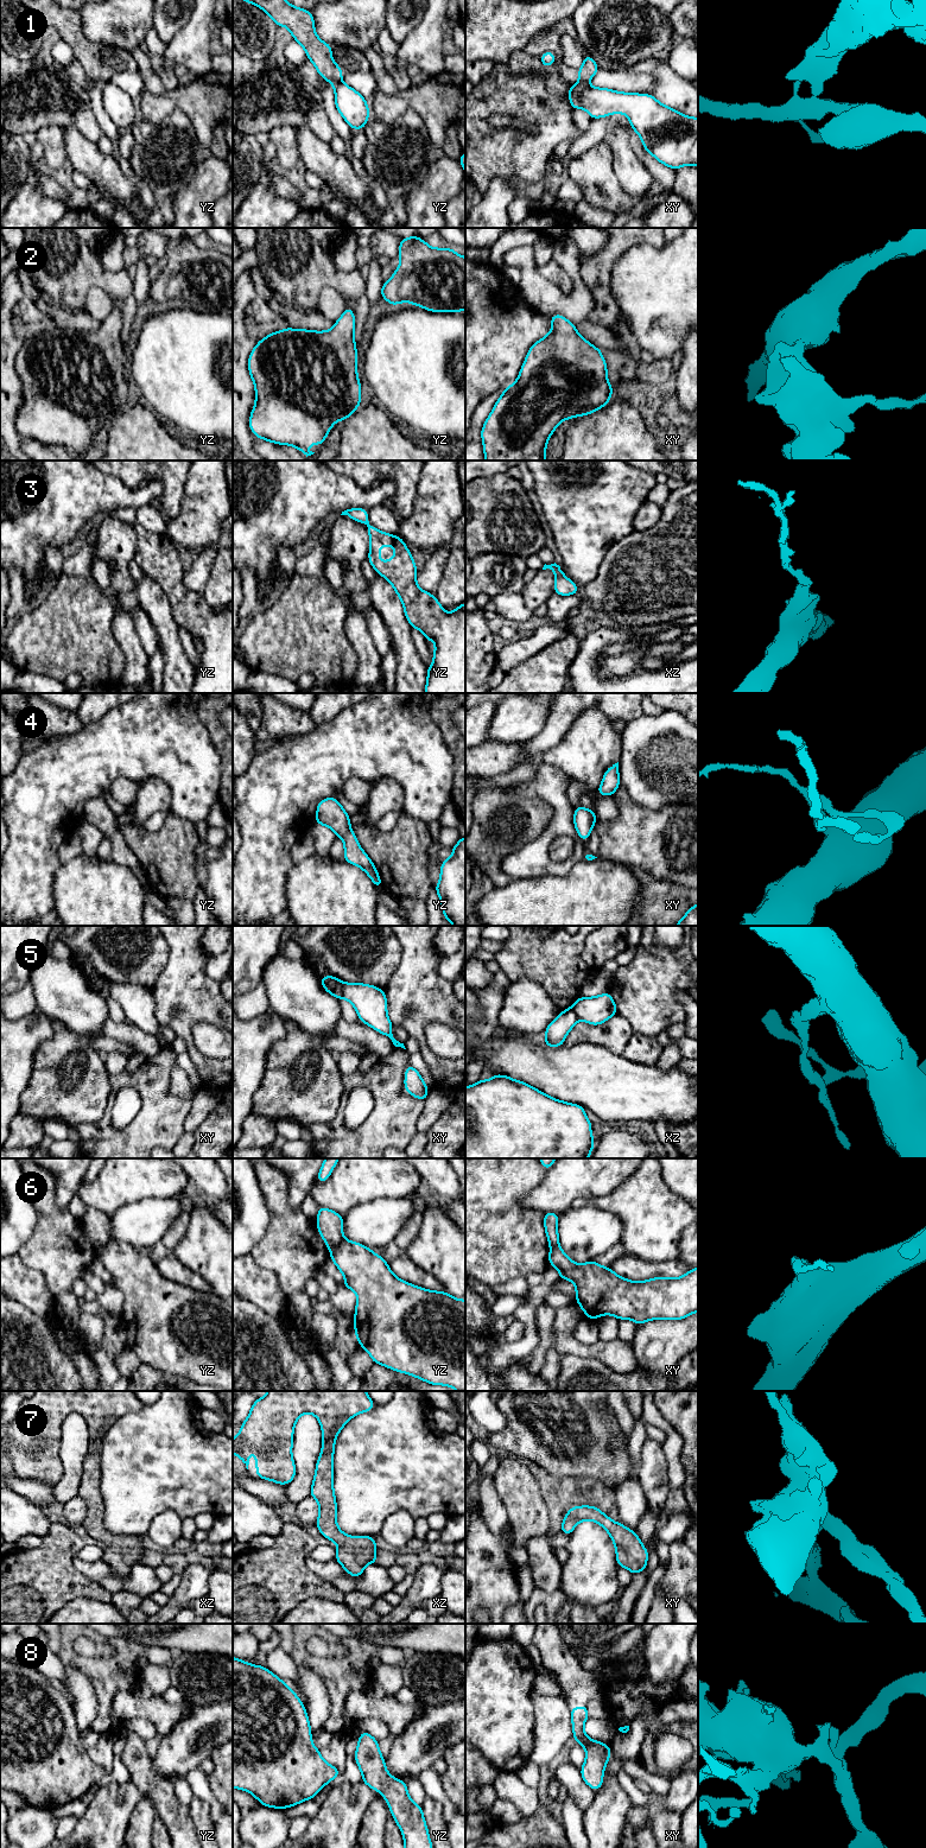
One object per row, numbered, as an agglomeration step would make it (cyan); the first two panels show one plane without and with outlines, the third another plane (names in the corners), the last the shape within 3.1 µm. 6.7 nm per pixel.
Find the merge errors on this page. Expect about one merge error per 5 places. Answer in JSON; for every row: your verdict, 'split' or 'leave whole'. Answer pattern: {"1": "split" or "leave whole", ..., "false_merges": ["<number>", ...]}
{"1": "split", "2": "leave whole", "3": "leave whole", "4": "leave whole", "5": "split", "6": "split", "7": "leave whole", "8": "leave whole", "false_merges": ["1", "5", "6"]}

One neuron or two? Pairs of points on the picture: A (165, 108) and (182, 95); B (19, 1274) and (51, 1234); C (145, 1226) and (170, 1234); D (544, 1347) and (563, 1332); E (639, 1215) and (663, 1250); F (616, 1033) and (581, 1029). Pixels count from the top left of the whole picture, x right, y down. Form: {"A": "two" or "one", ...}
{"A": "one", "B": "two", "C": "two", "D": "two", "E": "one", "F": "one"}

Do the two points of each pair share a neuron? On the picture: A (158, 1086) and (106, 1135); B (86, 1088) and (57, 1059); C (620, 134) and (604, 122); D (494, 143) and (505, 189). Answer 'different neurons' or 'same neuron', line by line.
A: same neuron
B: same neuron
C: different neurons
D: different neurons

